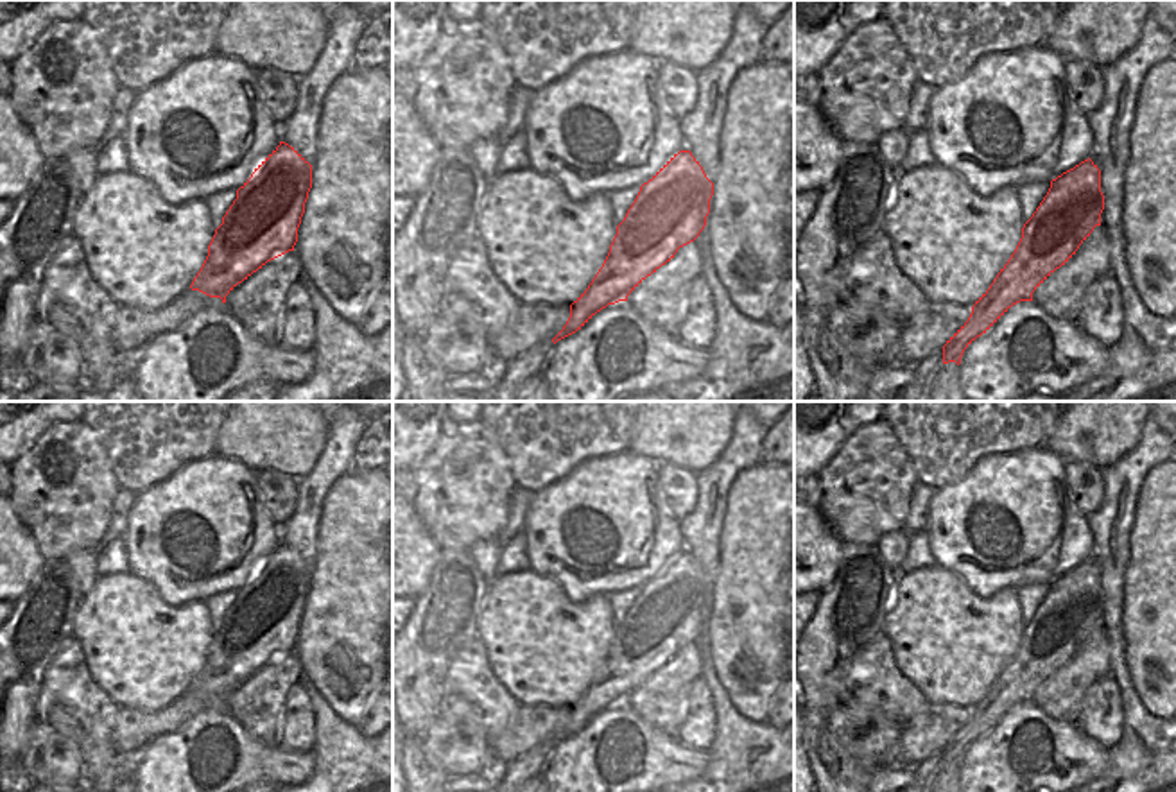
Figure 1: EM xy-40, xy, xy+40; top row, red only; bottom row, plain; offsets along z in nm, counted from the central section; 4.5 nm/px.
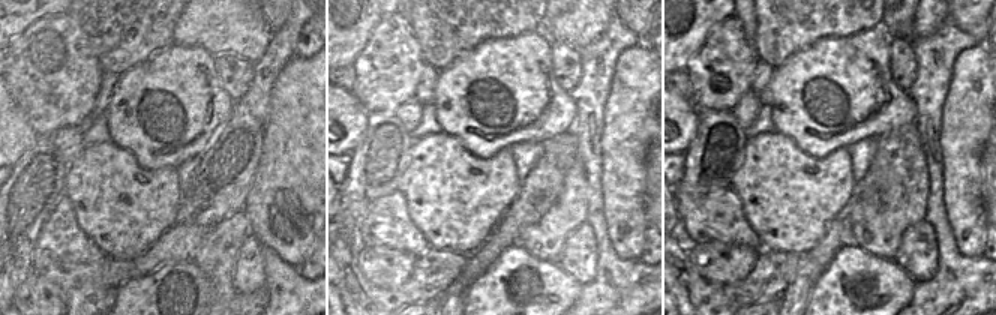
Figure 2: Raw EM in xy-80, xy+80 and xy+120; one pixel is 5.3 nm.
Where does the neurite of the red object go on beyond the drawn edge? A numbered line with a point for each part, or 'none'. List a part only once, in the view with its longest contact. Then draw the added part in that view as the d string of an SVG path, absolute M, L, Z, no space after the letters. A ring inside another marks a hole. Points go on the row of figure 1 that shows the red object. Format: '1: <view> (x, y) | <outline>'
1: xy+40 (922, 373) | M938 351L916 366L911 366L911 382L900 401L929 401L932 374L943 366L943 351Z

